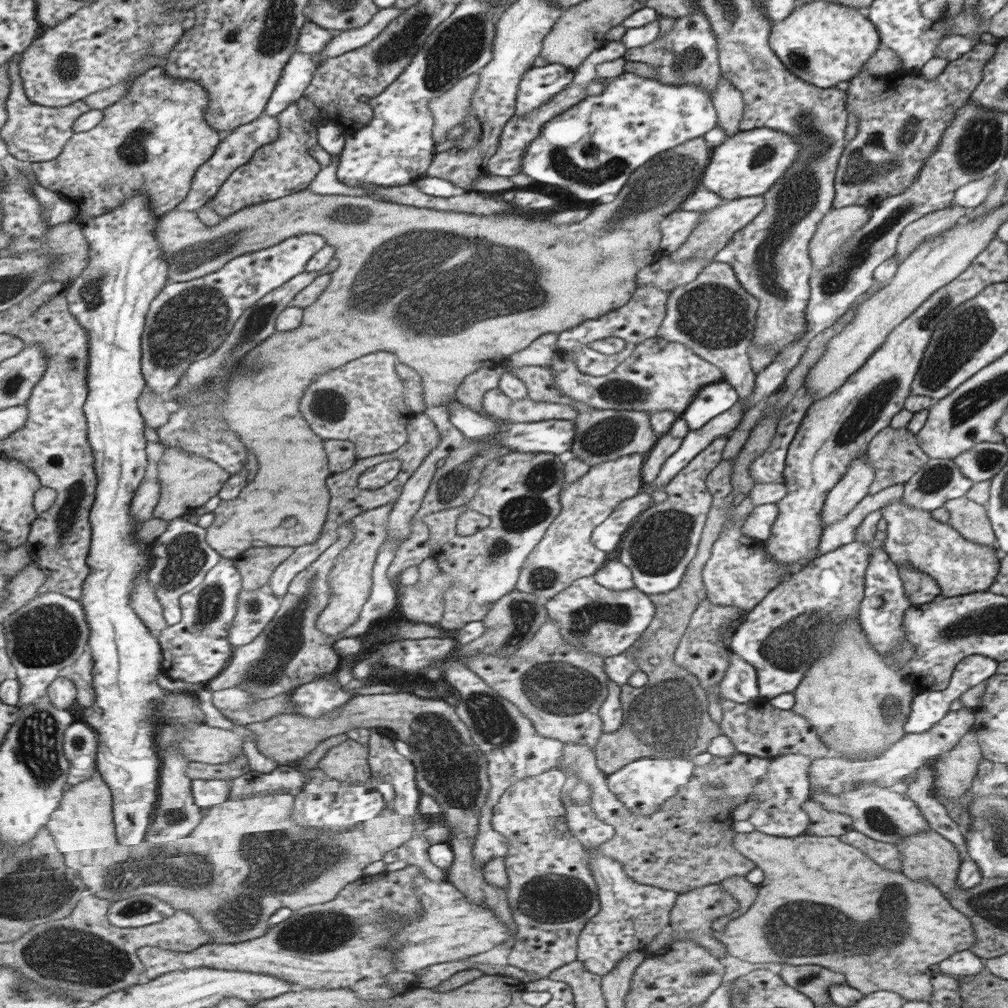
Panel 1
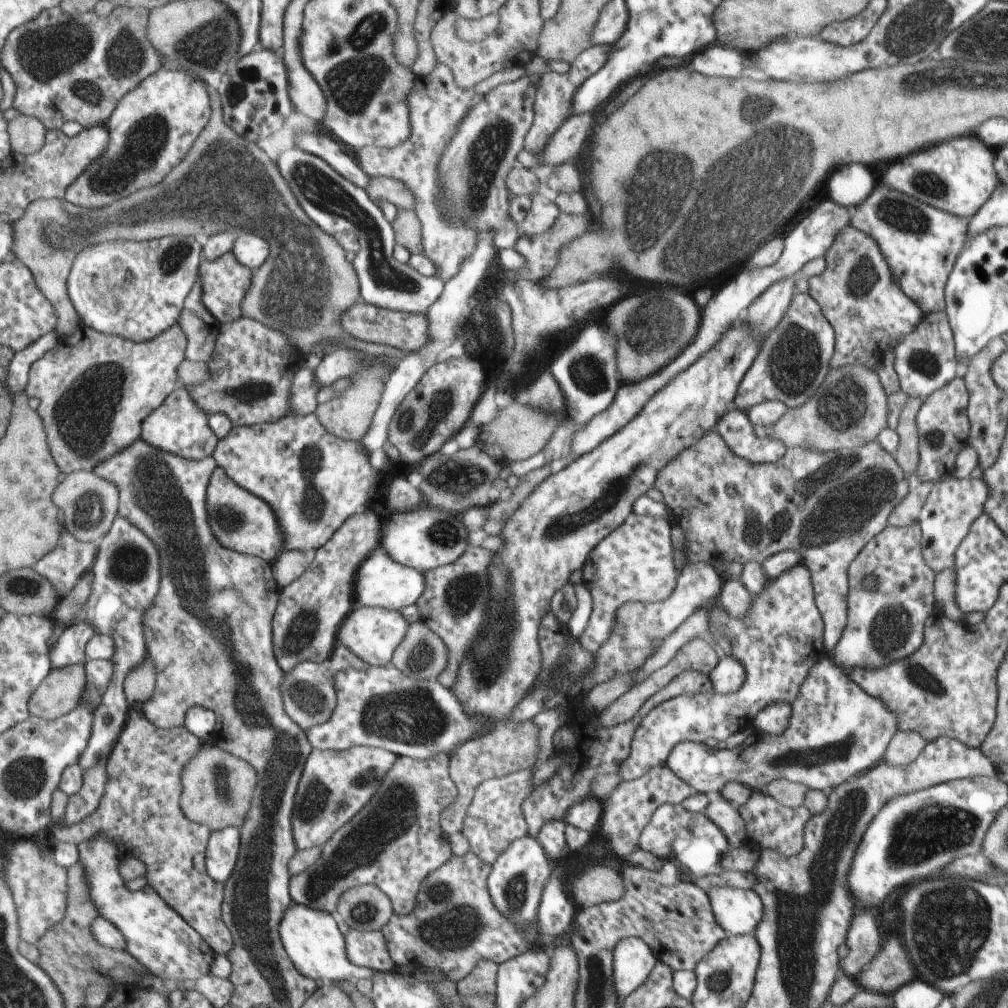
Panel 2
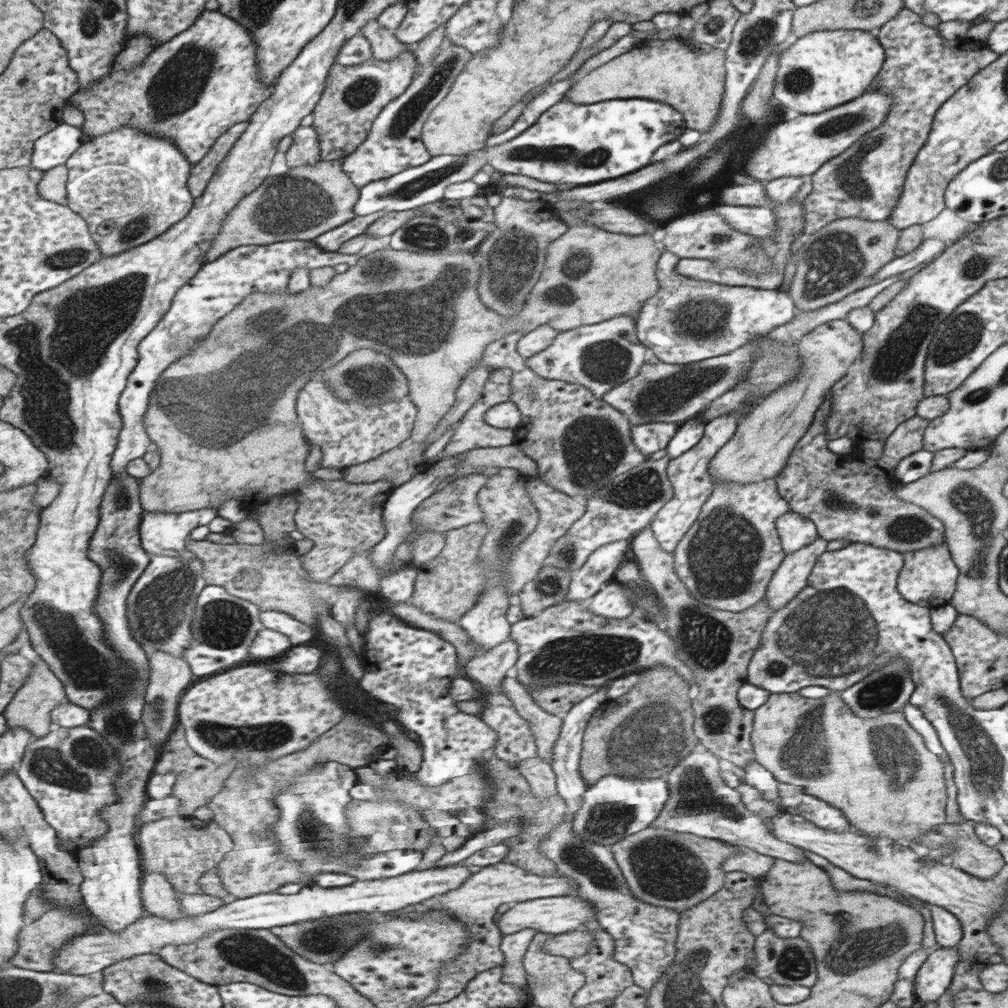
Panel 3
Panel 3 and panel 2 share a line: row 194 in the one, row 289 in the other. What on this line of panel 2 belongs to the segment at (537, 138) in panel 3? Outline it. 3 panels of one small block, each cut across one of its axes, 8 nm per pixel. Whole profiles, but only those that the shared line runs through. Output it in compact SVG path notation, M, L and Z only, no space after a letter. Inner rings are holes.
M303 150L283 152L277 164L279 170L283 170L287 182L291 182L291 190L295 192L295 196L299 196L299 204L303 204L303 210L307 212L311 222L315 222L325 234L331 234L331 238L355 234L359 242L359 252L353 260L353 266L359 278L361 302L381 310L425 314L429 306L439 300L445 286L439 278L423 276L415 268L395 262L395 230L391 228L391 224L387 224L381 210L369 198L369 192L353 186L323 158Z

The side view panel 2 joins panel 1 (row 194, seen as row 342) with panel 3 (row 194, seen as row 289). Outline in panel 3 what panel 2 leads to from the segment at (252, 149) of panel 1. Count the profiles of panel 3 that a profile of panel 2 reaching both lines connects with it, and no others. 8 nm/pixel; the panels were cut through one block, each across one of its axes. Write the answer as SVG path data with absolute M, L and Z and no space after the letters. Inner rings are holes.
M247 122L237 124L227 134L217 138L215 146L211 148L211 152L199 164L195 164L193 176L191 176L191 192L195 194L195 200L207 192L207 188L209 188L211 180L215 178L215 174L219 172L223 160L227 160L227 156L233 152L235 144L245 136L247 130L249 130Z

